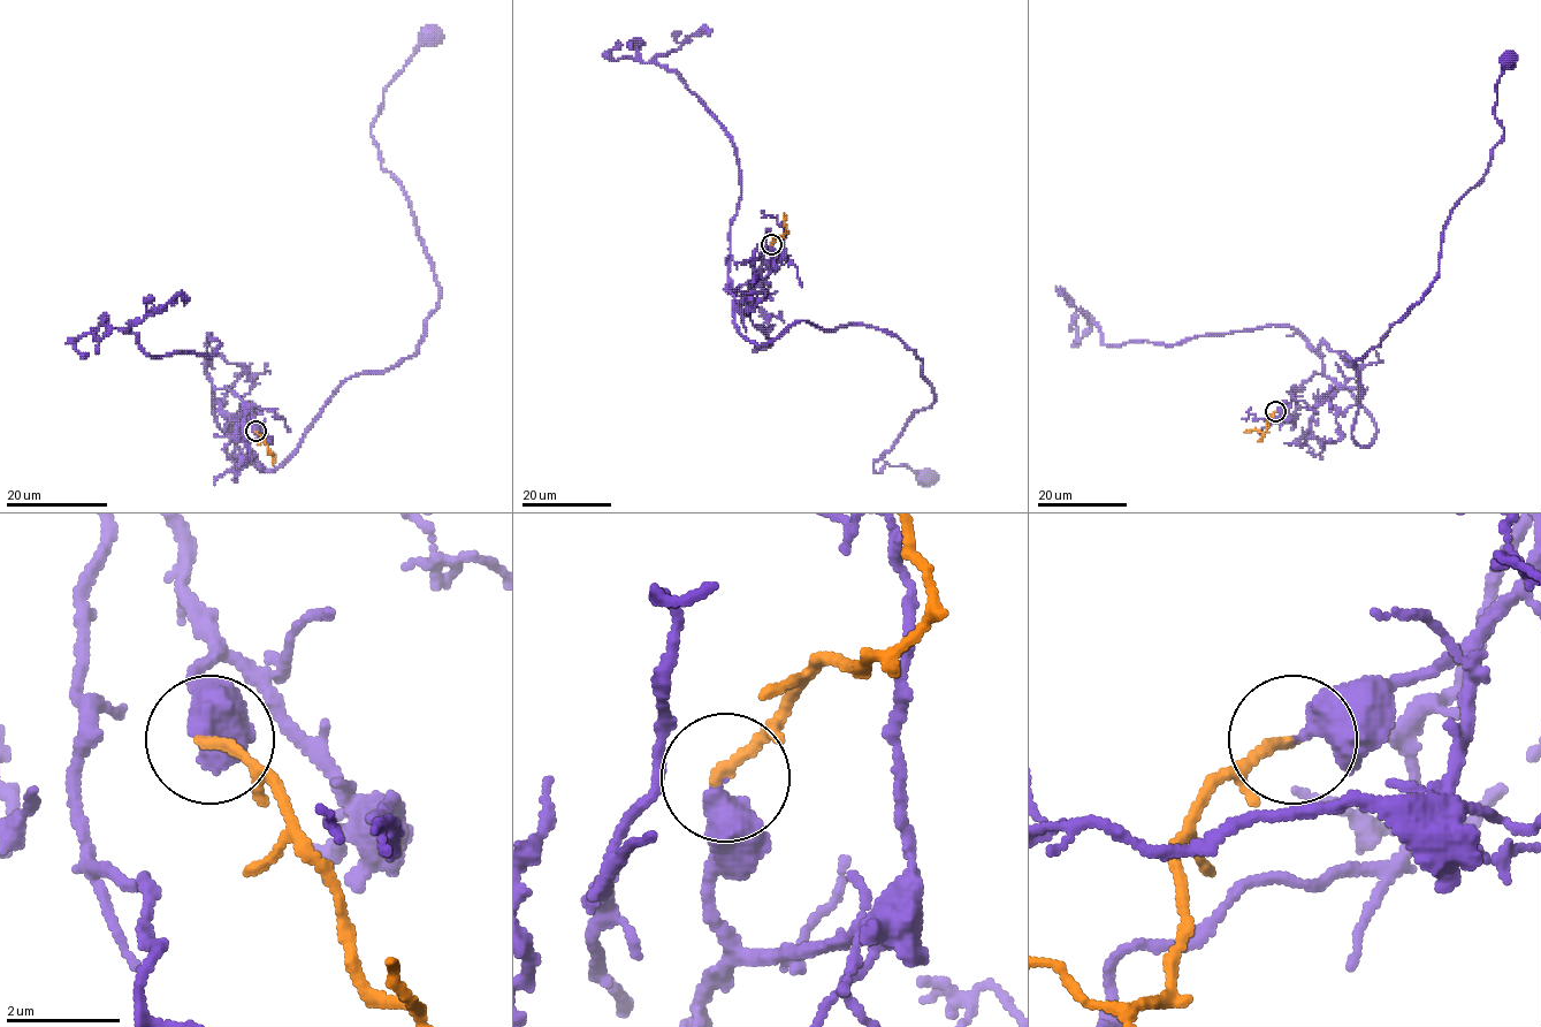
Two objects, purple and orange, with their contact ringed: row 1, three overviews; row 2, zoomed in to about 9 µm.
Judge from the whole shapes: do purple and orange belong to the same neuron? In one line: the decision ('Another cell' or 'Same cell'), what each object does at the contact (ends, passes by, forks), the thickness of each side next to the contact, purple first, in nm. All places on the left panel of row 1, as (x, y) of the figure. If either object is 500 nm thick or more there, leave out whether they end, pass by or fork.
Same cell. At the ring purple ends. At the ring orange ends. Thickness 400 nm (purple) against 200 nm

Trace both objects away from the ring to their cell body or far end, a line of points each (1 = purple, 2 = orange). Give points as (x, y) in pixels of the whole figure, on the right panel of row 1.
1: (1275, 411), (1320, 373), (1375, 436), (1352, 438), (1356, 362), (1437, 275), (1450, 211), (1502, 139), (1507, 60)
2: (1275, 411), (1269, 416), (1267, 430), (1263, 433), (1257, 430), (1244, 432)

